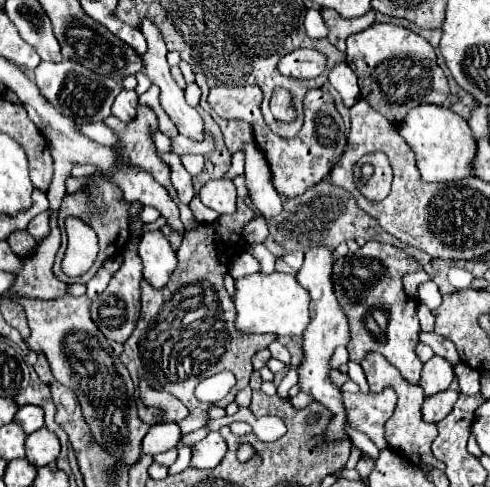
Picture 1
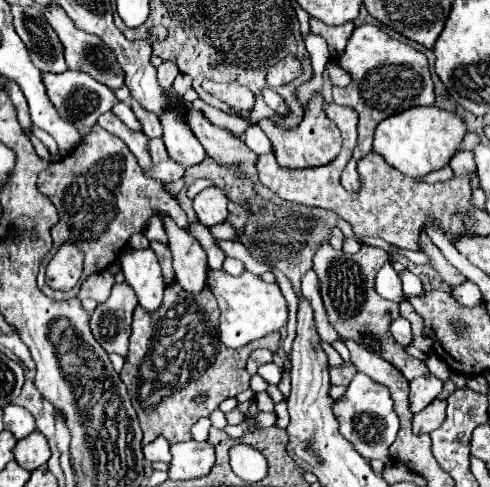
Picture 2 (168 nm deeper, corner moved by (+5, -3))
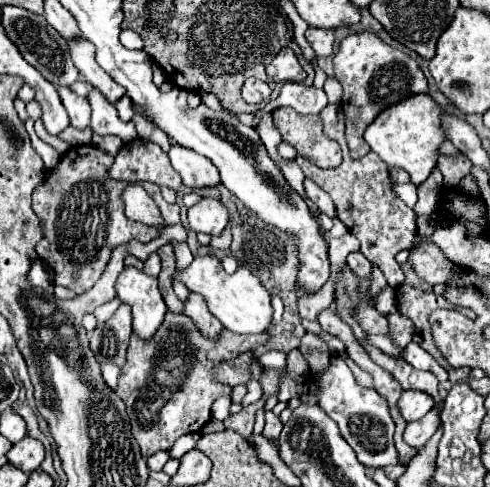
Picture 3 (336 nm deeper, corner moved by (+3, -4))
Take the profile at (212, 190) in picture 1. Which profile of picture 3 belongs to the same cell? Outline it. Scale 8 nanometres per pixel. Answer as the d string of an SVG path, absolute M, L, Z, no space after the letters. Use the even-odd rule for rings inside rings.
M202 197L202 201L188 209L188 221L190 229L194 229L196 233L202 231L208 235L220 235L228 223L228 209L220 199Z

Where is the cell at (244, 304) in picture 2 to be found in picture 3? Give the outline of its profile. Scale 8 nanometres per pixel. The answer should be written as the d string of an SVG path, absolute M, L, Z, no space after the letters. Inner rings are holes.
M204 255L204 257L194 257L194 261L178 277L182 283L186 283L190 291L196 291L206 297L210 313L232 333L250 335L250 333L264 333L270 329L272 313L274 313L270 303L270 293L258 281L258 277L250 273L250 269L240 267L234 275L228 275L222 269L220 259L212 255Z

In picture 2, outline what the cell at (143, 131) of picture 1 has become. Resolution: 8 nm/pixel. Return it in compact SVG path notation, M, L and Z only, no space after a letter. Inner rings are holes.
M92 126L92 132L82 138L82 142L60 164L54 162L38 174L36 188L52 200L60 214L60 220L52 228L52 250L44 256L38 272L38 288L46 296L52 296L52 288L44 280L44 268L62 244L76 244L84 252L86 266L82 280L86 280L108 268L108 264L120 256L130 236L144 230L148 218L166 214L178 226L186 224L186 212L164 192L162 184L156 184L156 180L148 180L142 174L142 168L128 146L96 126Z

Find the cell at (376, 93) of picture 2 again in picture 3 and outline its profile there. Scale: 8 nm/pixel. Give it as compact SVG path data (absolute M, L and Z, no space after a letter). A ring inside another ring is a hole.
M372 31L352 33L340 41L338 53L334 57L334 71L344 91L342 109L346 113L346 139L354 159L364 157L370 151L364 141L364 131L384 109L404 101L410 95L428 93L428 81L420 65L410 55L378 39Z

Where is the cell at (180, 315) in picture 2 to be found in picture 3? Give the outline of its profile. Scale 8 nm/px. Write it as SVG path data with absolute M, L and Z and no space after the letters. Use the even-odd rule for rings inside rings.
M168 311L158 333L150 341L130 337L128 361L118 377L116 393L124 399L126 411L132 423L132 435L138 441L142 455L148 457L158 449L170 449L178 437L200 431L210 421L212 403L226 395L232 395L232 387L214 379L214 369L222 363L230 363L244 351L252 351L258 345L270 341L268 333L262 335L234 335L222 329L218 341L202 337L202 331L184 313ZM164 371L162 381L156 381L156 373Z

